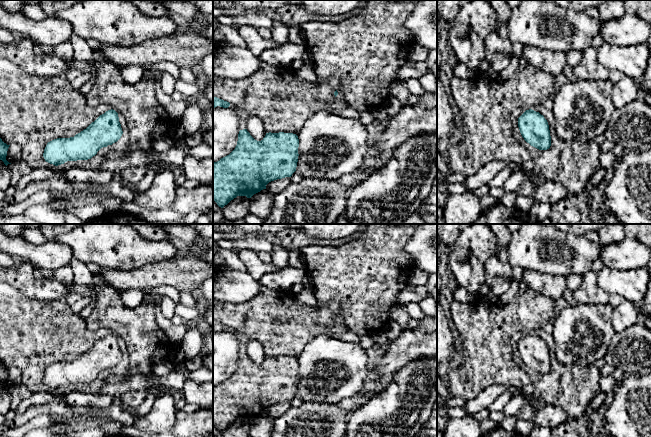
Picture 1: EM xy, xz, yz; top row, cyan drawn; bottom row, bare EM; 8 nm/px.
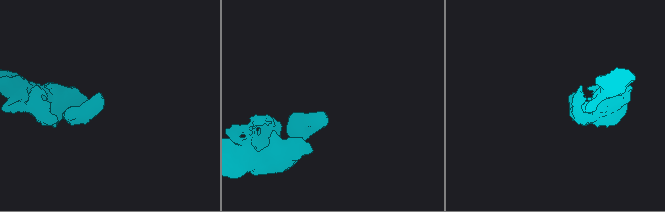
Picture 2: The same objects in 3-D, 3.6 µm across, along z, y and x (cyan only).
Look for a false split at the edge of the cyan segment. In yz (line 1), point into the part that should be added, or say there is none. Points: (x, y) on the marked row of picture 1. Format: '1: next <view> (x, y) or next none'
1: next none

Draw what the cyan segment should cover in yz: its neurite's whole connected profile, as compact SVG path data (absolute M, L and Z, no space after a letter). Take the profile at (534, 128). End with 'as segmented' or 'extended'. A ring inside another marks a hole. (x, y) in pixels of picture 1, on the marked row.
M526 110L518 118L518 127L524 140L539 150L551 146L551 136L547 120L539 112Z | as segmented

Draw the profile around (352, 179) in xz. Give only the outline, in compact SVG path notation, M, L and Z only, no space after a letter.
M379 167L368 168L366 170L357 169L351 173L339 177L339 182L347 187L355 187L361 184L371 174L375 173Z

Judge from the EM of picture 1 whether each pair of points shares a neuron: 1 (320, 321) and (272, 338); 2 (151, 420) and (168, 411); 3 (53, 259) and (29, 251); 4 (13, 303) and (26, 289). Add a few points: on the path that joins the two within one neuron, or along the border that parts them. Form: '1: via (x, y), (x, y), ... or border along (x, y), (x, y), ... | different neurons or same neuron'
1: via (308, 322), (284, 326) | same neuron
2: via (155, 420), (158, 420), (164, 414) | same neuron
3: via (47, 256), (35, 254) | same neuron
4: border along (10, 285), (28, 298), (45, 300) | different neurons

